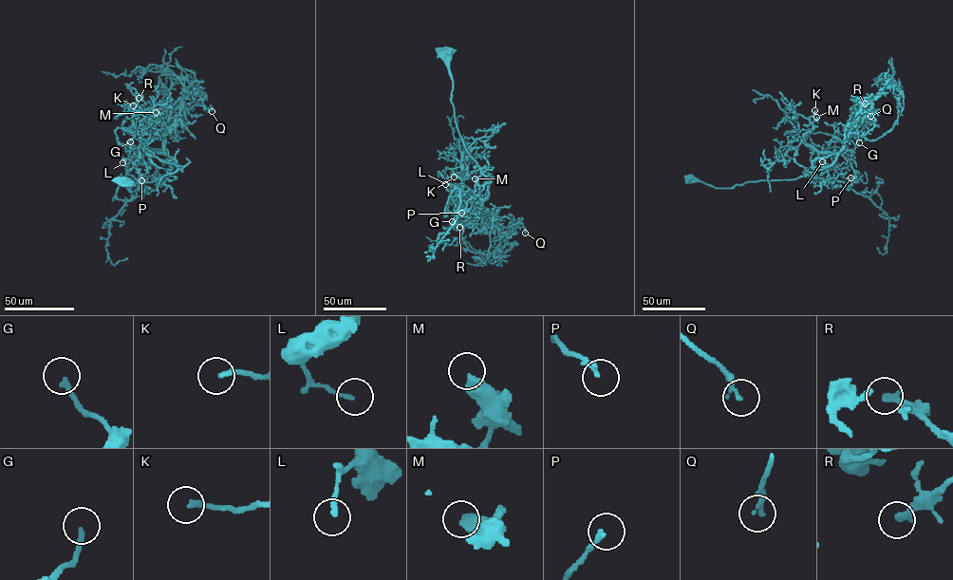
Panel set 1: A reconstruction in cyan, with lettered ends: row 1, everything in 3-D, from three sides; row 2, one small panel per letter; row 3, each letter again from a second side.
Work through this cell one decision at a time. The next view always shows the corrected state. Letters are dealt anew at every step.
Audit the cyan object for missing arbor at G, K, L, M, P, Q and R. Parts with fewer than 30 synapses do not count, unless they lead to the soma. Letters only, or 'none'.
R

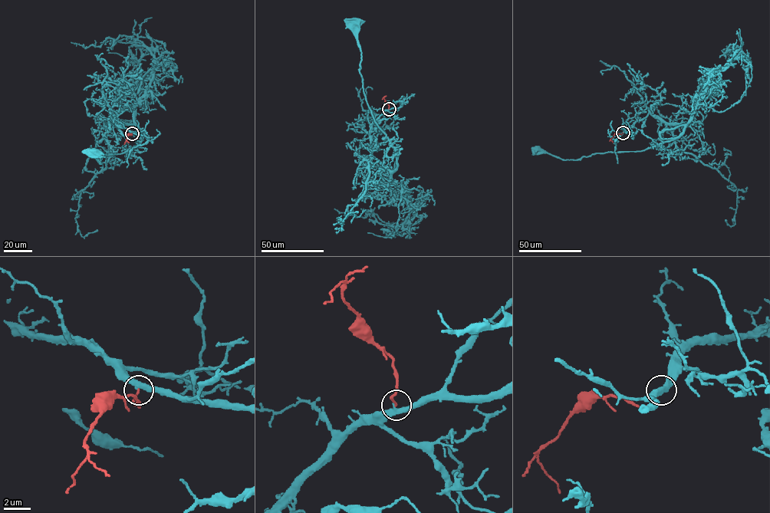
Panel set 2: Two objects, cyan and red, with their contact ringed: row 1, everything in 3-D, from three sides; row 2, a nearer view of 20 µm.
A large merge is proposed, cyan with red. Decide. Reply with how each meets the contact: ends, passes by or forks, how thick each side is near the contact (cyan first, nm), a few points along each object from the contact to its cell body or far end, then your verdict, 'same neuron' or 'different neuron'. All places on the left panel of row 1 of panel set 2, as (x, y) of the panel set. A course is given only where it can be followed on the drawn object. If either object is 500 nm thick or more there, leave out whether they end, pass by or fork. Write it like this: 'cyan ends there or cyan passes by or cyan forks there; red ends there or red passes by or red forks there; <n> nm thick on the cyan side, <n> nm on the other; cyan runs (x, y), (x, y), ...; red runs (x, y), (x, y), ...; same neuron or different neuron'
cyan passes by; red ends there; 340 nm thick on the cyan side, 130 nm on the other; cyan runs (132, 133), (110, 111), (113, 123), (134, 125), (140, 141), (104, 155), (100, 163), (94, 151); red runs (132, 133), (124, 144); same neuron

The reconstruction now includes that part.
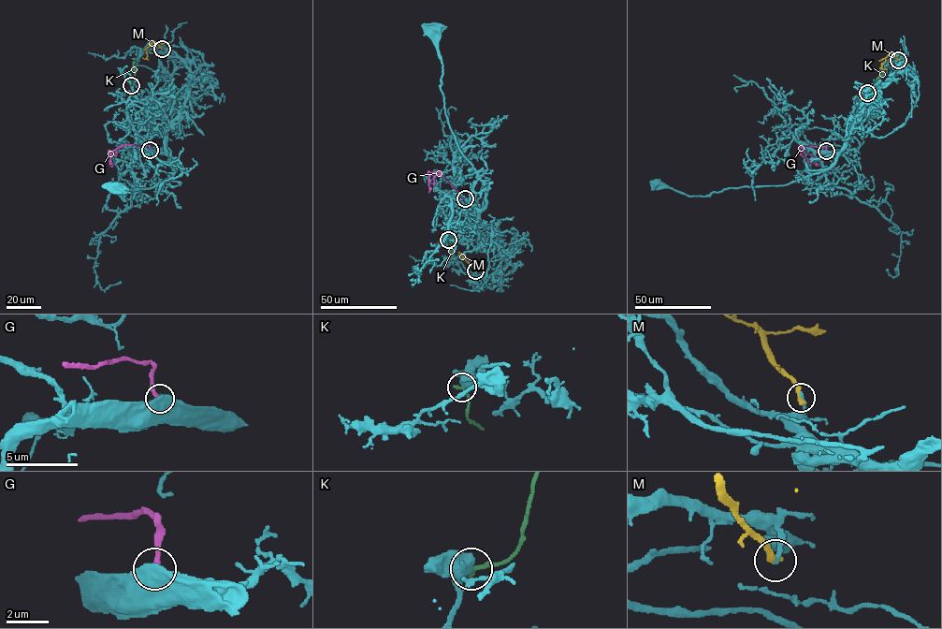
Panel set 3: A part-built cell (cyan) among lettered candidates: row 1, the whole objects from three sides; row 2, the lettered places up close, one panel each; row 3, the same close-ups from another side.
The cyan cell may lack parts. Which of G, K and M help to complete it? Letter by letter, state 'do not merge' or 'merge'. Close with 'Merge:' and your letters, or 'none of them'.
G: do not merge
K: do not merge
M: do not merge
Merge: none of them

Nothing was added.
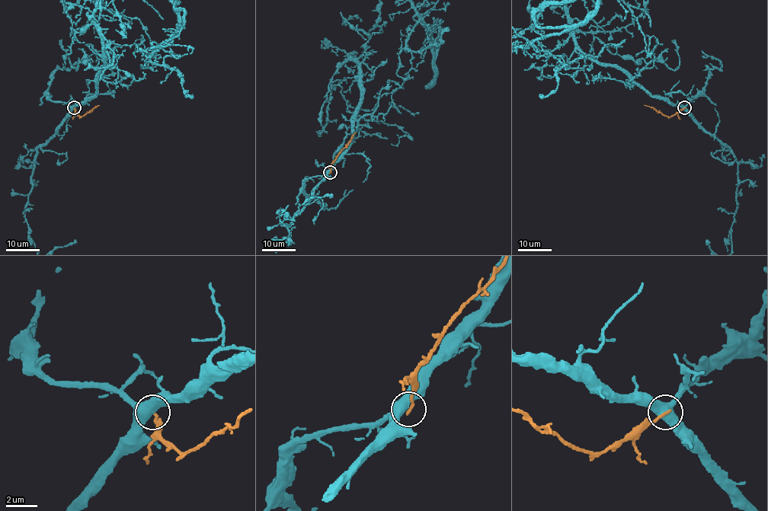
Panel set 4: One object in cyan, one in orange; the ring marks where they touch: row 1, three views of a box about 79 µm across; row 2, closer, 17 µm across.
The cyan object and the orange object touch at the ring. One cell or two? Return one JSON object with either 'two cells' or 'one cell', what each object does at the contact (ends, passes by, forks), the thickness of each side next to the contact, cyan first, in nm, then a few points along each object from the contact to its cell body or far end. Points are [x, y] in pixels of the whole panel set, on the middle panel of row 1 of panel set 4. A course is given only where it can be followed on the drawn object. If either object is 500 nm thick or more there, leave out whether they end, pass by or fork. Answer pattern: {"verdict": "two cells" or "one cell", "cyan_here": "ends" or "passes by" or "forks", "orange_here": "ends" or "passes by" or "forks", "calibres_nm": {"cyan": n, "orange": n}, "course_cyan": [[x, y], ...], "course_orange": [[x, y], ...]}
{"verdict": "two cells", "calibres_nm": {"cyan": 550, "orange": 180}, "course_orange": [[330, 172], [331, 164], [355, 132]]}

